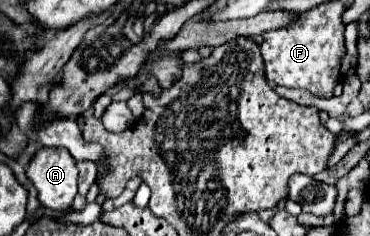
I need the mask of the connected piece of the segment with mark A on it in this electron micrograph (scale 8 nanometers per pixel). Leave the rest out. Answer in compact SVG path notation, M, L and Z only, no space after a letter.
M40 148L28 162L26 176L36 186L44 208L64 210L72 206L78 170L68 150Z

